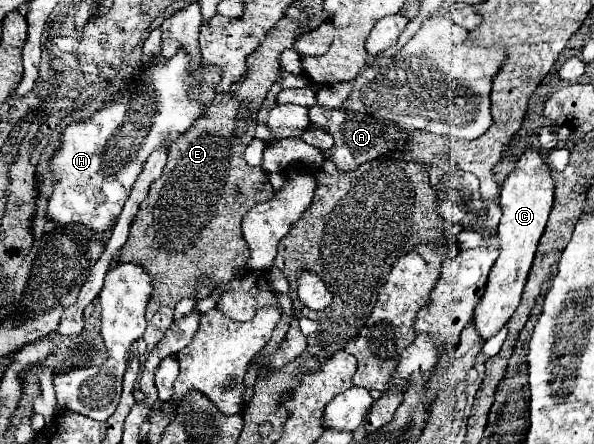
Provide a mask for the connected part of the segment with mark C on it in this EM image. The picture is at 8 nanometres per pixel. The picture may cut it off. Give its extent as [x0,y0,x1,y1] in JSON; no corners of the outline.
[474,145,554,339]

